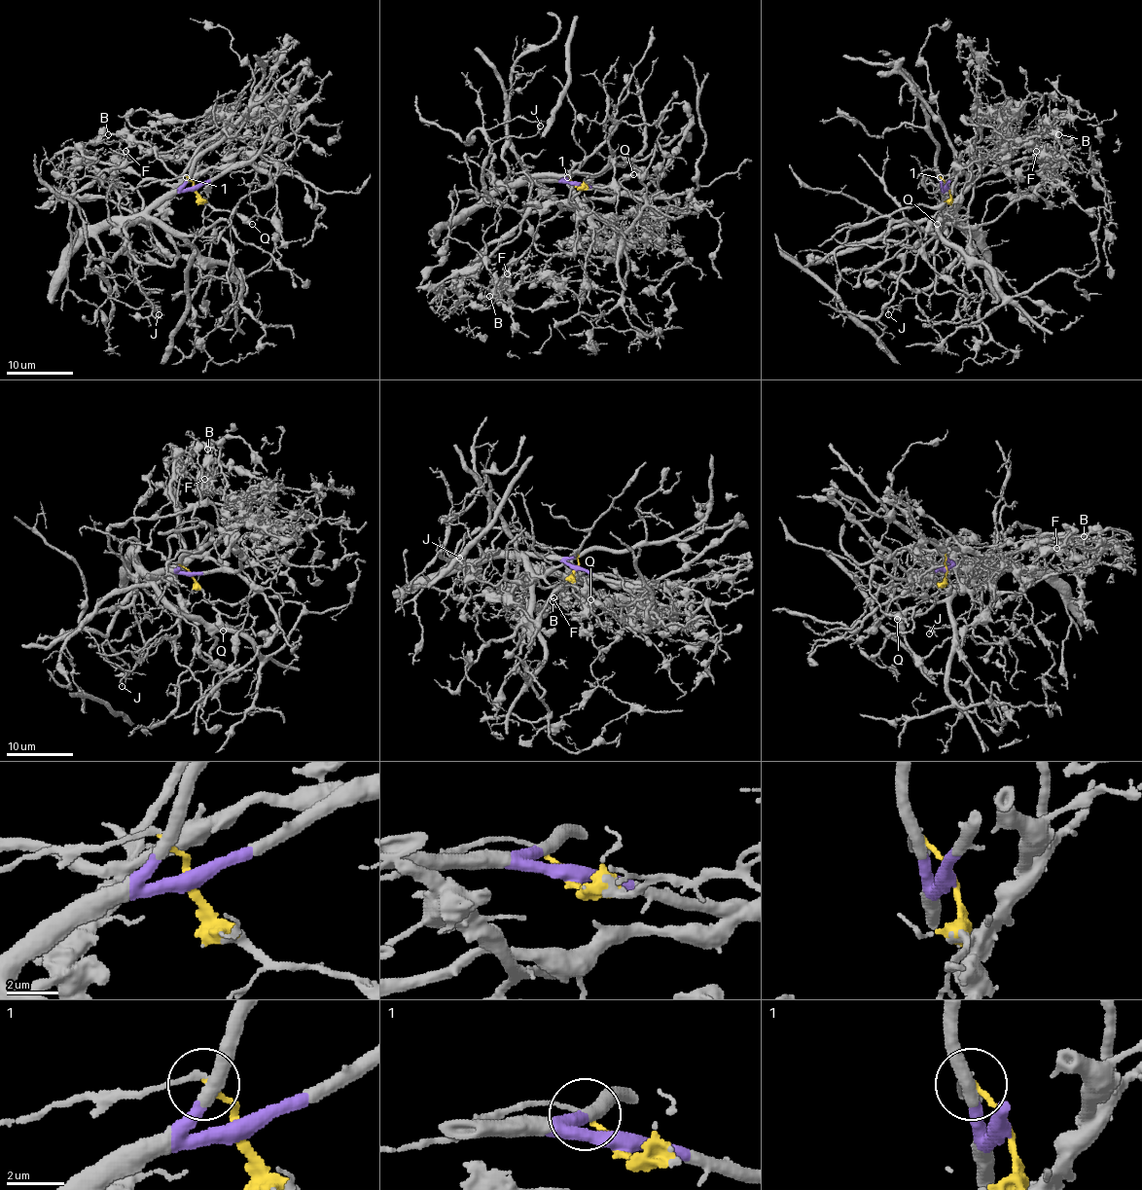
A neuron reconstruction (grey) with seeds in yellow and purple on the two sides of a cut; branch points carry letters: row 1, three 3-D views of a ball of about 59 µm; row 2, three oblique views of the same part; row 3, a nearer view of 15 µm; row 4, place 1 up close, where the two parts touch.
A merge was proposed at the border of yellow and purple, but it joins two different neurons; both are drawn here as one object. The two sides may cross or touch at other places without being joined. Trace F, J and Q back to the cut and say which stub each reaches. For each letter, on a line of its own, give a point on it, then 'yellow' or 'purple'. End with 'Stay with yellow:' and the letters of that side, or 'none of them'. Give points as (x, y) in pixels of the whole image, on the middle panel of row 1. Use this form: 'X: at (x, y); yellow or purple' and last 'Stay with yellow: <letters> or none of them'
F: at (507, 273); yellow
J: at (540, 126); purple
Q: at (633, 174); yellow
Stay with yellow: F, Q

